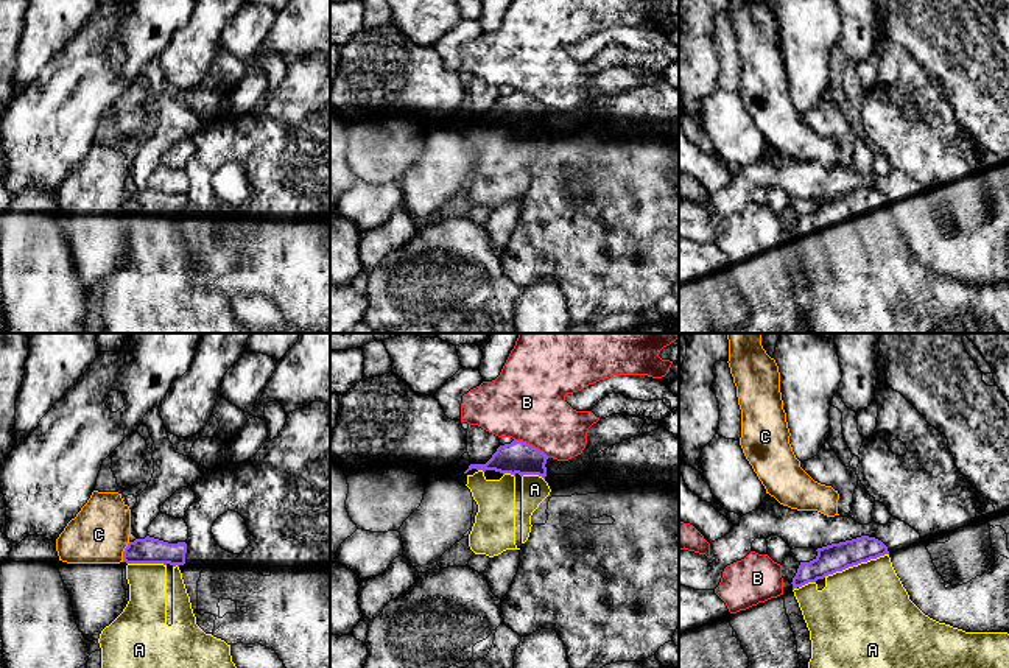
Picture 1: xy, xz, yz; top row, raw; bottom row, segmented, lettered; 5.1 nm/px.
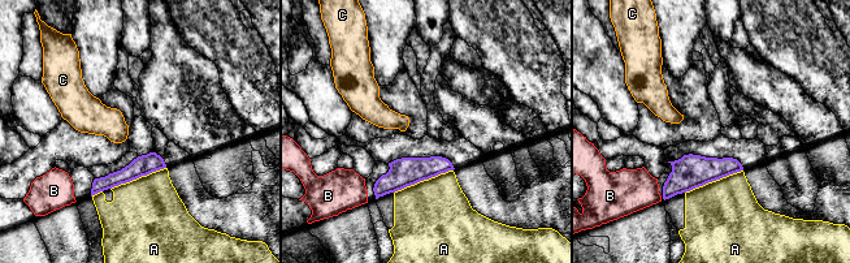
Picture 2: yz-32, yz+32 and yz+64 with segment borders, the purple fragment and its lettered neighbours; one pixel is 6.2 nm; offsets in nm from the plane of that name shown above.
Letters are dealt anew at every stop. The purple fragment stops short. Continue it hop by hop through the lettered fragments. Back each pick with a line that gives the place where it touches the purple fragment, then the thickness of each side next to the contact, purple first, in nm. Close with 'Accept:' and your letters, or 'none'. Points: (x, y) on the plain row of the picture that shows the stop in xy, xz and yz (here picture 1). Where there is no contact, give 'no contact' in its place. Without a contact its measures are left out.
A: meets purple in yz at (855, 215); 150 nm thick on the purple side, 480 nm on the other
Accept: A

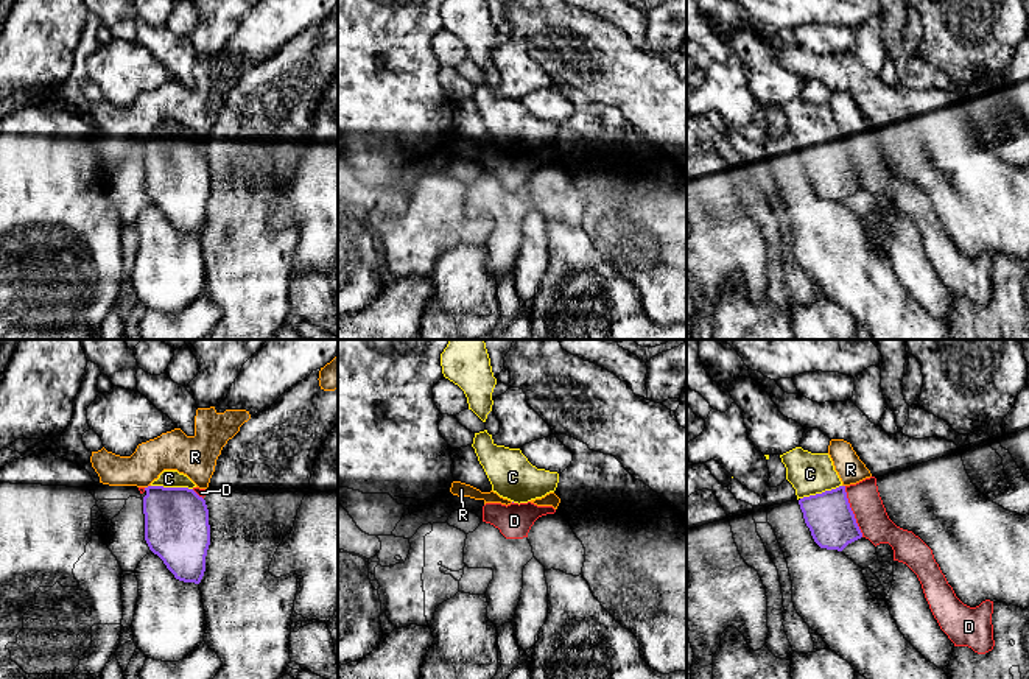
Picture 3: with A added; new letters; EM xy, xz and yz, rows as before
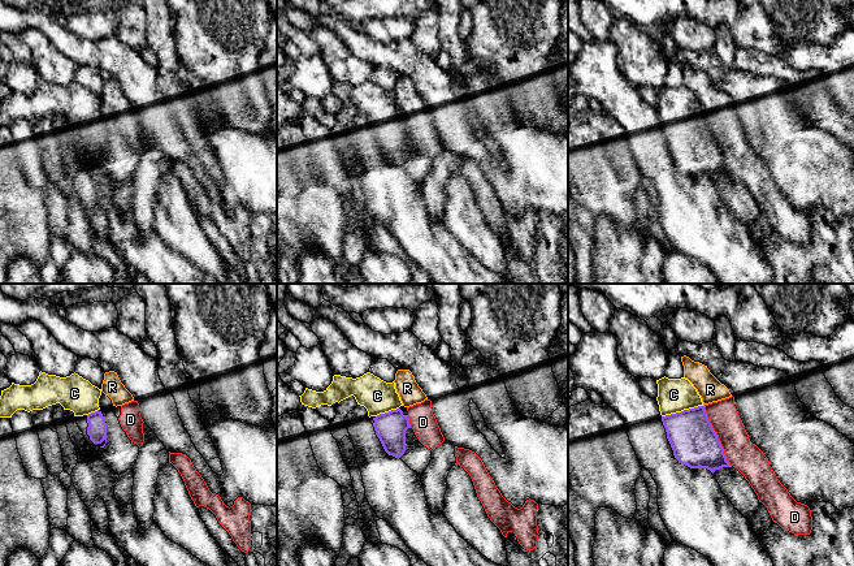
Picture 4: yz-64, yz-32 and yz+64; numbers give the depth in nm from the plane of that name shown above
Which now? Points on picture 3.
C: meets purple in xy at (172, 139); 340 nm thick on the purple side, 100 nm on the other
Accept: C

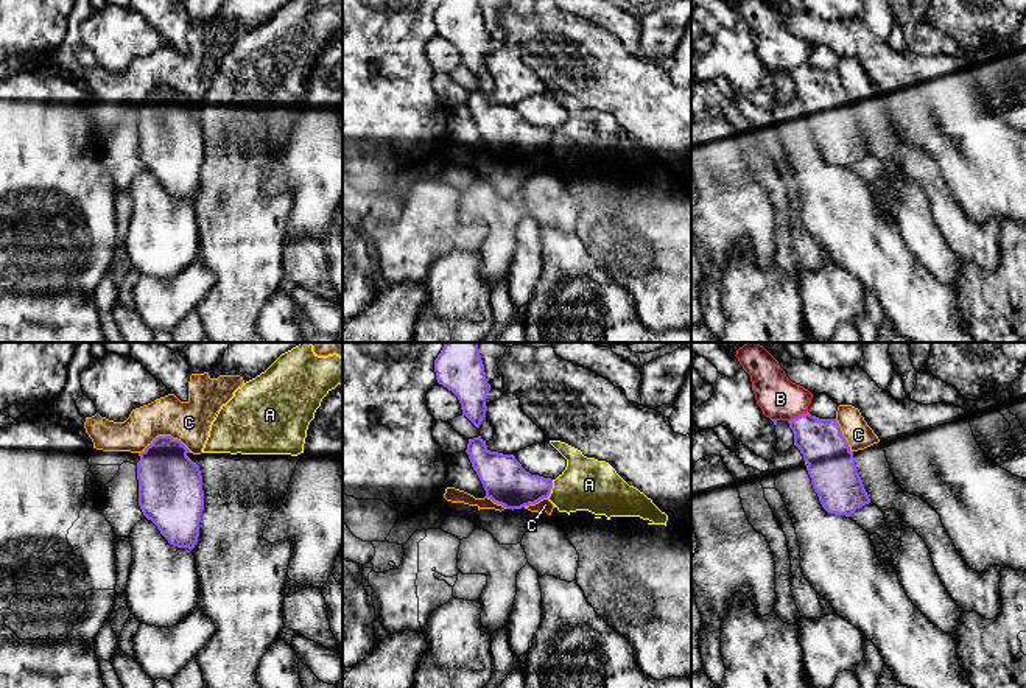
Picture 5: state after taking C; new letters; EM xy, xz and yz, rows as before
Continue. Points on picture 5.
Accept: none

